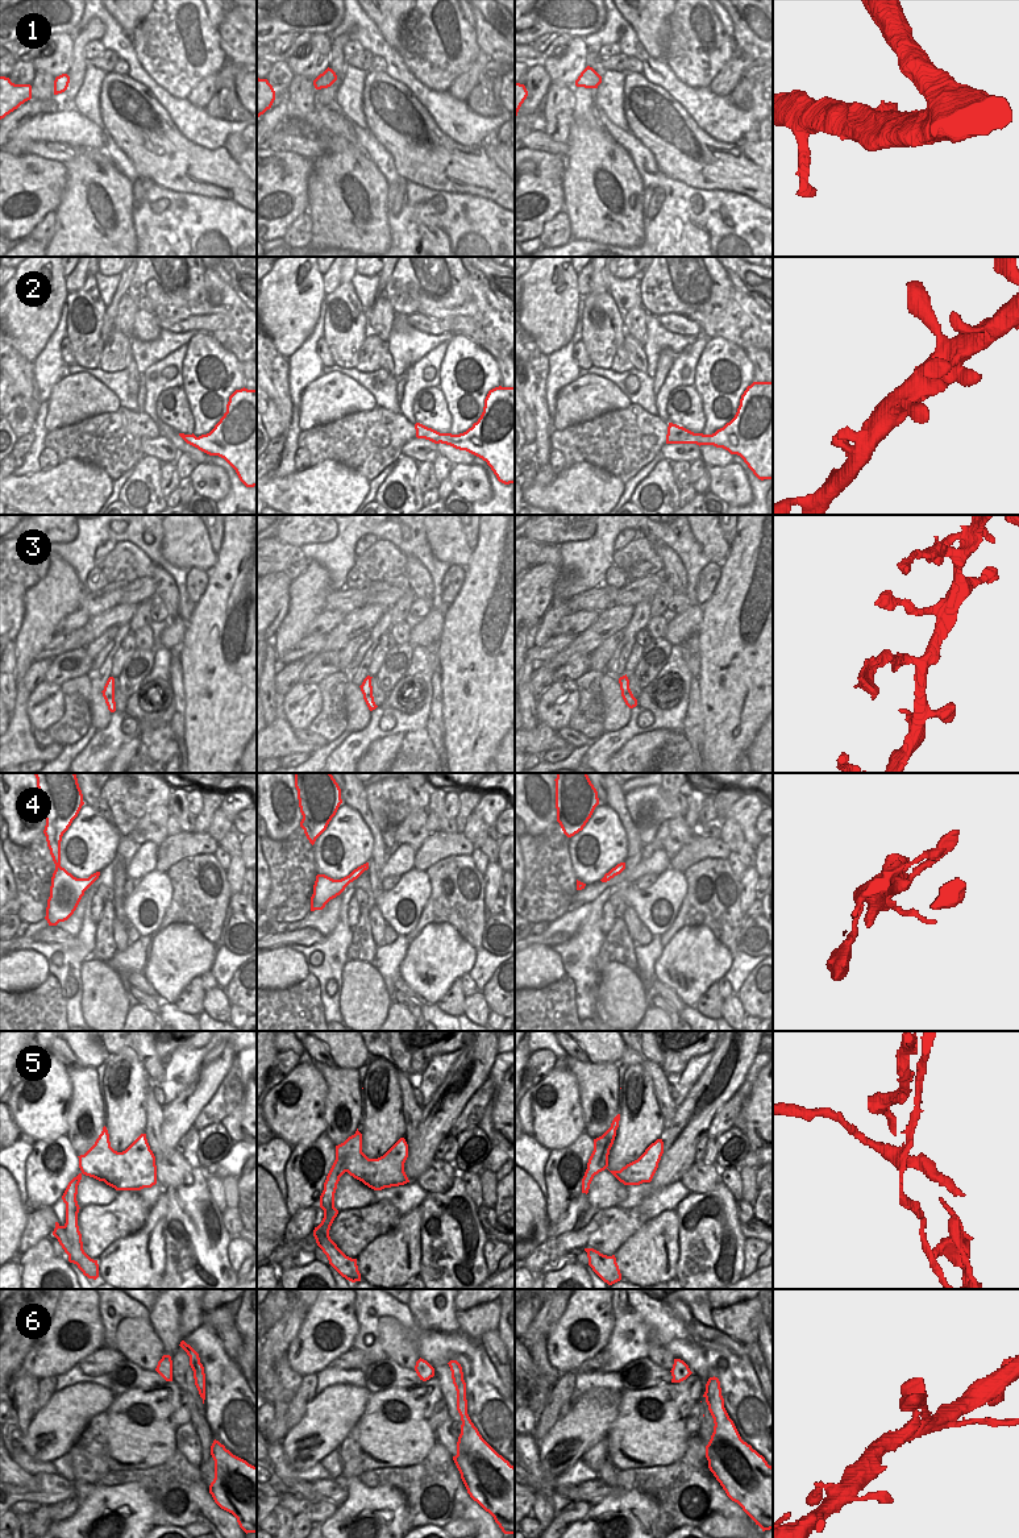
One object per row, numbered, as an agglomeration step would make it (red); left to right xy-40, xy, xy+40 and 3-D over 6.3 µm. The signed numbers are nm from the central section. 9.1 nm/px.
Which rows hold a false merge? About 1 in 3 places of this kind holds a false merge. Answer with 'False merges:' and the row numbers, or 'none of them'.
False merges: 5

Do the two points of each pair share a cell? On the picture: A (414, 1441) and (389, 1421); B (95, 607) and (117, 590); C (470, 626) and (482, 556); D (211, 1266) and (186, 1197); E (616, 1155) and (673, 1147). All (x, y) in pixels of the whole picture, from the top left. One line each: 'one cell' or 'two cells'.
A: one cell
B: one cell
C: one cell
D: one cell
E: two cells

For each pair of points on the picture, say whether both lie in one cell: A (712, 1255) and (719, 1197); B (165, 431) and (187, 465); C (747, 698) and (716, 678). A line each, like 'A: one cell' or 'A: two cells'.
A: one cell
B: two cells
C: one cell

